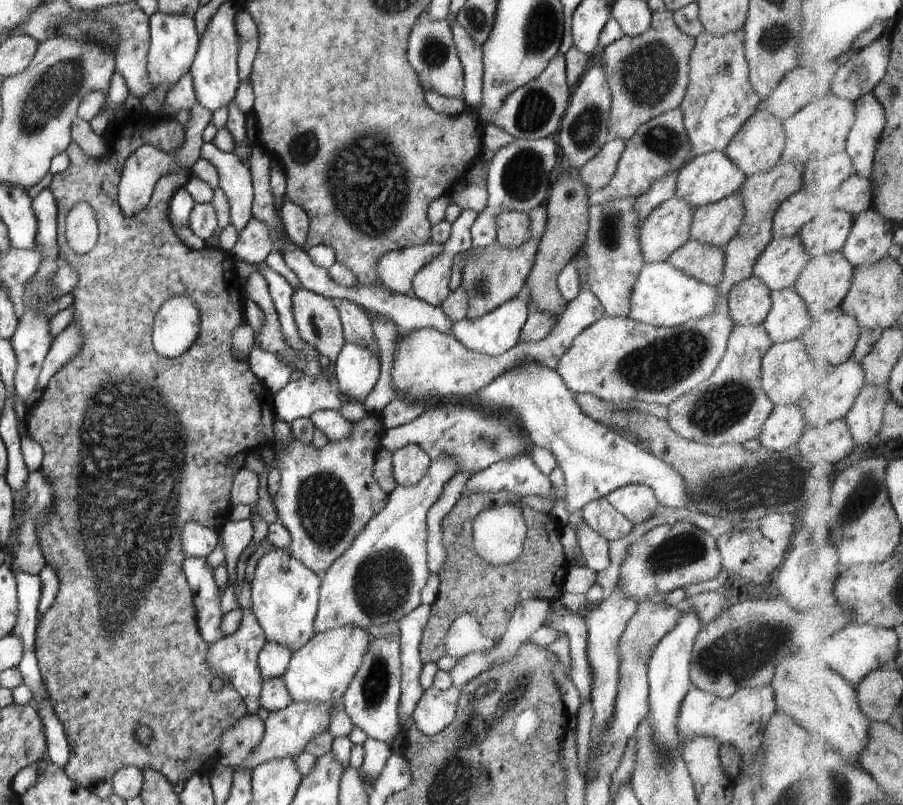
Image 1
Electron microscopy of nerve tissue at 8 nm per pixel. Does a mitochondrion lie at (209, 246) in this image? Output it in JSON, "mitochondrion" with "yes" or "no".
{"mitochondrion":"no"}

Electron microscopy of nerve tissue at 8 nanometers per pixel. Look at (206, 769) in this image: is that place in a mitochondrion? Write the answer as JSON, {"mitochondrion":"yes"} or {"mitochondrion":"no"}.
{"mitochondrion":"no"}

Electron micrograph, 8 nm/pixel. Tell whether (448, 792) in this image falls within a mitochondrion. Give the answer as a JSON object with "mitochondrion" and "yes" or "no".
{"mitochondrion":"yes"}

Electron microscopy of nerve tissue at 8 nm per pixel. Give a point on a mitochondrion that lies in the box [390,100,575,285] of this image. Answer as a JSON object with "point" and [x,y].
{"point":[523,176]}

